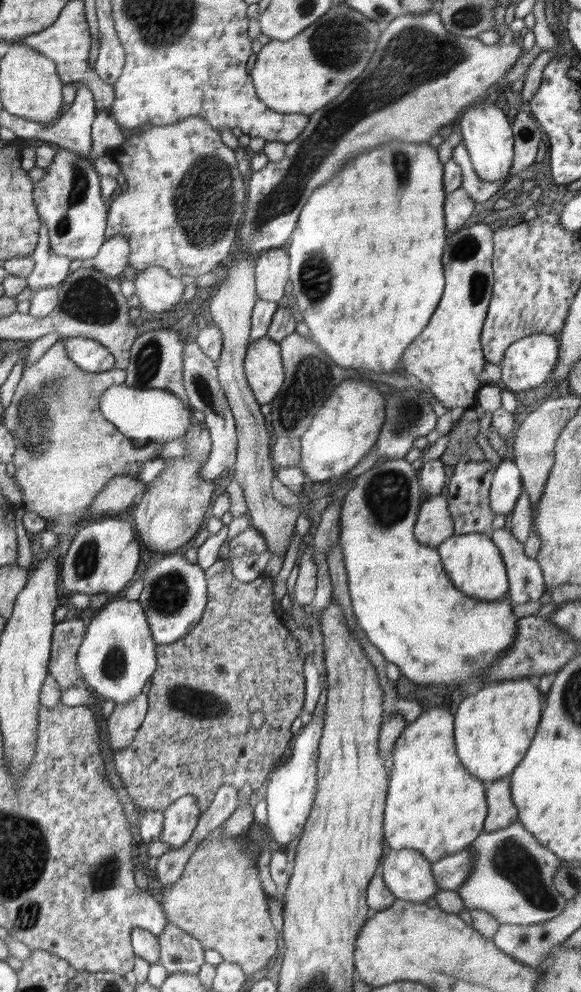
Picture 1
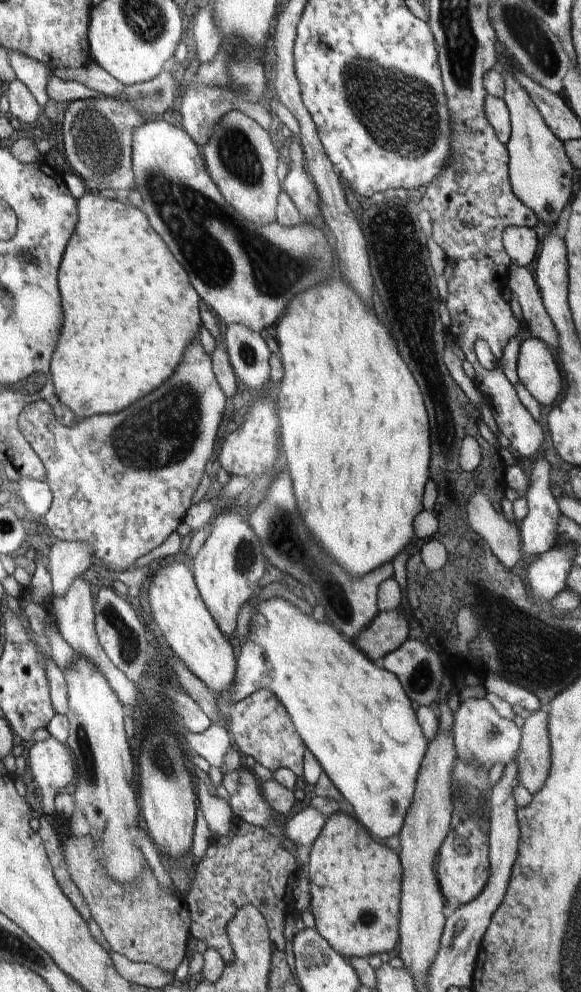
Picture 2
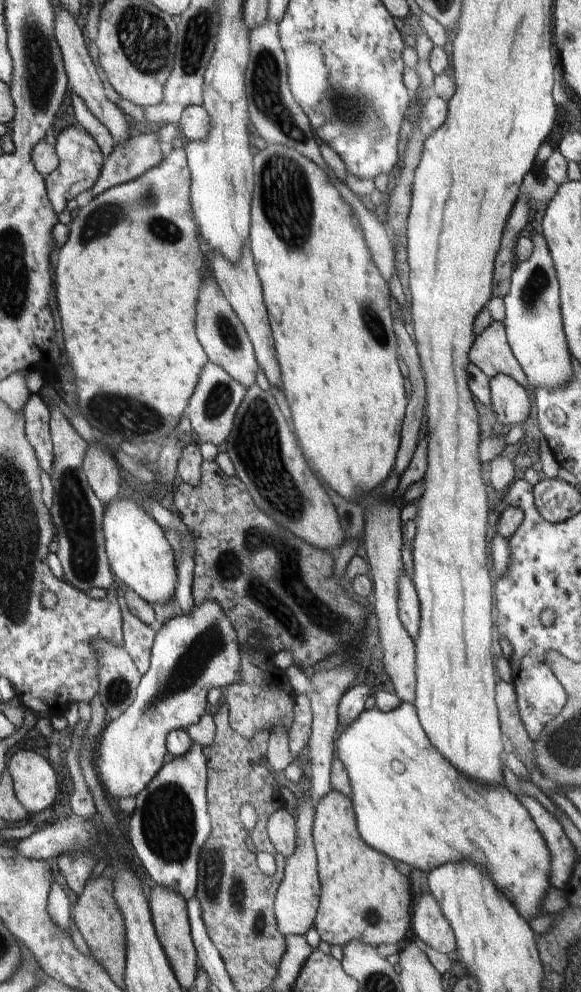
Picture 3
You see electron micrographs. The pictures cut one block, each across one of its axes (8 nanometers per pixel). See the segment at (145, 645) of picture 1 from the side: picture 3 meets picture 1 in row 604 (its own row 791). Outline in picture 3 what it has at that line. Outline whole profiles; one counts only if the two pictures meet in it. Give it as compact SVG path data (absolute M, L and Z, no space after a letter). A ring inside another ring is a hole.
M205 602L201 606L193 606L193 612L189 616L177 614L173 620L163 624L155 632L155 640L151 646L149 656L149 670L141 676L141 682L137 686L137 696L133 704L117 718L111 720L95 748L95 772L99 776L101 786L105 792L115 800L127 800L135 798L145 786L153 780L153 776L163 766L165 756L165 738L171 730L185 730L187 726L193 726L201 720L205 714L205 696L209 688L229 688L239 680L239 662L241 662L241 648L237 644L237 634L233 630L233 624L227 620L225 612L217 602Z

